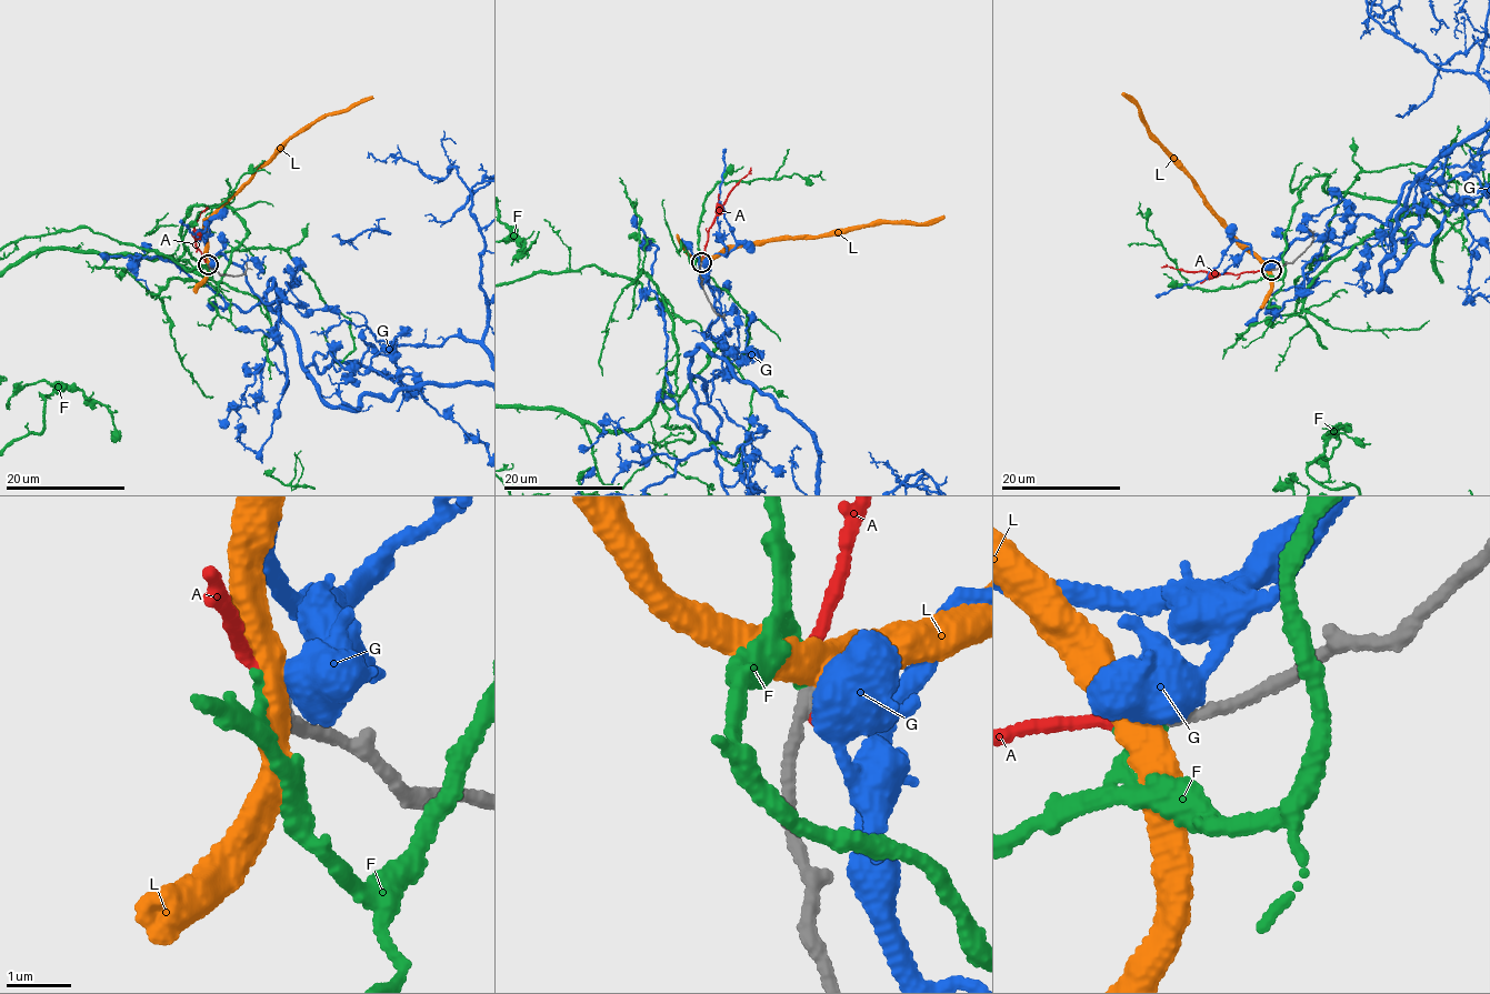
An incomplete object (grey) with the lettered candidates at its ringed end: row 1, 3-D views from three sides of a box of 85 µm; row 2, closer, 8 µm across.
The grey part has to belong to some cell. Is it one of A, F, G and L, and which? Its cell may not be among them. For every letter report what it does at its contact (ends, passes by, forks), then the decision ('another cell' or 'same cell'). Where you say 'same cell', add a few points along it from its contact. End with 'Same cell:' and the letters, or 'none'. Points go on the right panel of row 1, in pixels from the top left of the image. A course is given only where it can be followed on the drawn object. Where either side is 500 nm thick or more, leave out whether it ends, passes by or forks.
A: it ends; another cell
F: it ends; same cell
G: it forks; another cell
L: it passes by; another cell
Same cell: F

